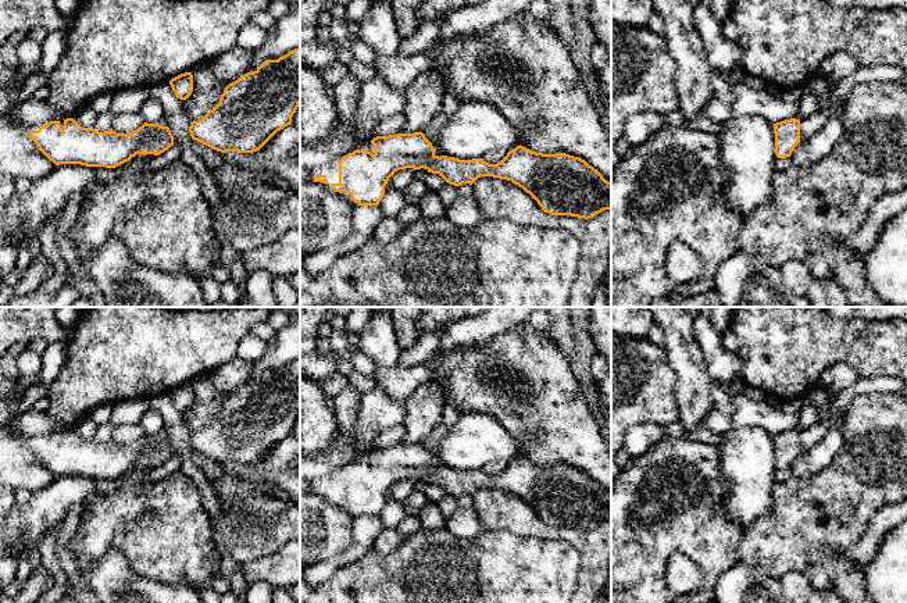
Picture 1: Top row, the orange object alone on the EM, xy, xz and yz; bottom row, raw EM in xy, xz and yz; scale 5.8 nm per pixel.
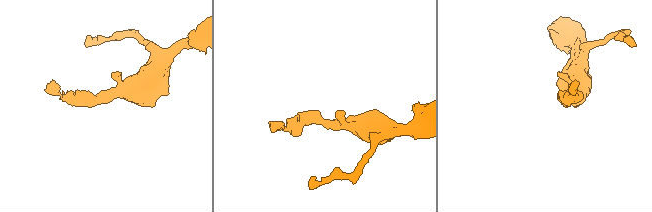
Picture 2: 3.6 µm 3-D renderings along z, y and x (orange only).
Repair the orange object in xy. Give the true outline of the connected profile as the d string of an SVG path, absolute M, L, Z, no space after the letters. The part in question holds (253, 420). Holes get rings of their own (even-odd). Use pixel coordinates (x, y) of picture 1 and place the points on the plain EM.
M300 360L278 371L264 372L256 382L229 395L219 414L201 431L190 433L189 443L197 452L217 463L253 464L260 461L278 442L292 435L300 415Z

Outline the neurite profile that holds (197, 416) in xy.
M240 388L226 392L217 392L208 402L200 403L193 399L192 406L182 411L183 415L183 427L190 432L201 431L210 421L213 421L221 410L225 399L238 392Z

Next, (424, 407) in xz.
M435 382L421 385L406 400L406 436L400 445L422 443L442 422L444 392Z

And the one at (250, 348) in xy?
M249 332L239 342L236 349L236 357L254 363L264 356L265 350L267 342L258 339L256 335Z

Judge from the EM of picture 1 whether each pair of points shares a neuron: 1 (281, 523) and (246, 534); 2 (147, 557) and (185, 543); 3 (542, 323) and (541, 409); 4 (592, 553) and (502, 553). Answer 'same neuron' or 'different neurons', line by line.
1: same neuron
2: same neuron
3: different neurons
4: different neurons

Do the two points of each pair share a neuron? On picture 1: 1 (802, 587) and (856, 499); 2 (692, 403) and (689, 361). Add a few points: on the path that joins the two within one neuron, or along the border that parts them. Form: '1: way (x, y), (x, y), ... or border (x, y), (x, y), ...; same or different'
1: border (779, 578), (786, 573), (800, 571), (813, 588); different
2: way (692, 393), (692, 371); same

